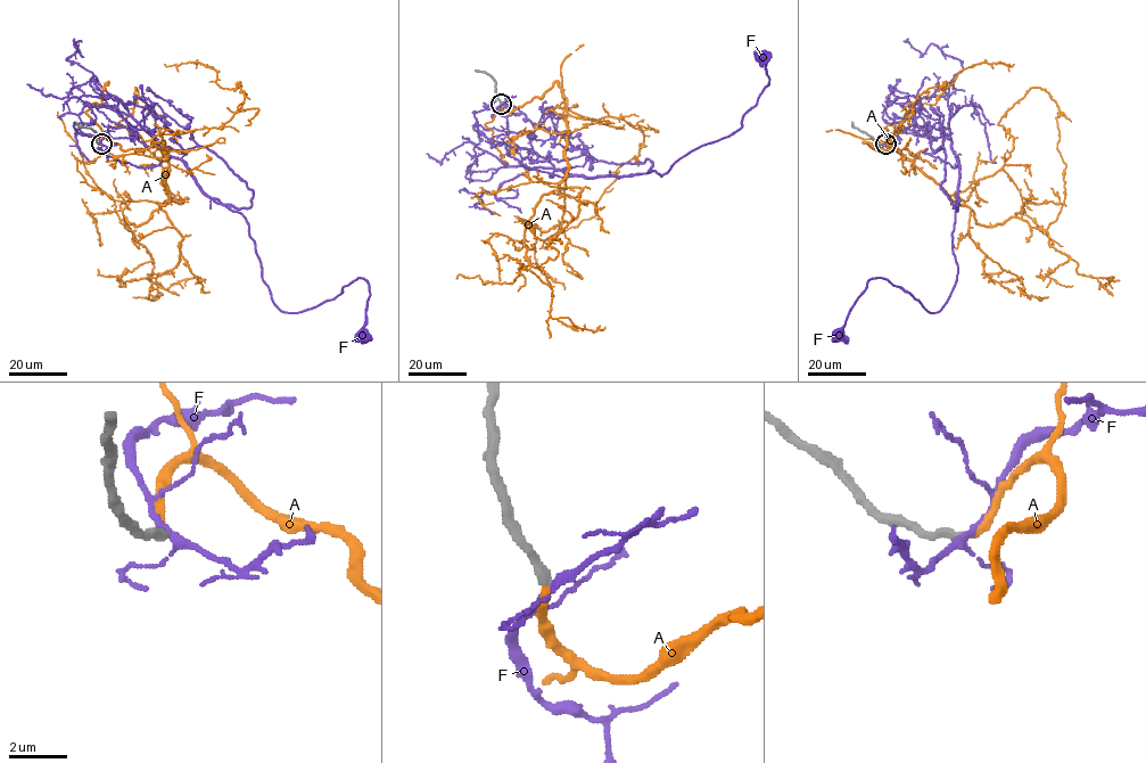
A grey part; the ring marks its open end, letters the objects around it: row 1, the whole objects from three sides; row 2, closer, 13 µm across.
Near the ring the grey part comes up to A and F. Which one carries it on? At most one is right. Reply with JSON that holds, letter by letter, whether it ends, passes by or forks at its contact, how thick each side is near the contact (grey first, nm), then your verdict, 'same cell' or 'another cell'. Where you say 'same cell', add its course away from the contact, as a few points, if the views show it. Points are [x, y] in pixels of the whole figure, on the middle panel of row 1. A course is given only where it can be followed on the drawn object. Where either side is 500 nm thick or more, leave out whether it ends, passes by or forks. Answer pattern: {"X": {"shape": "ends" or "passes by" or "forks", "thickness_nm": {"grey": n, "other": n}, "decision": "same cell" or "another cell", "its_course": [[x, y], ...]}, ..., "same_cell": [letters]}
{"A": {"shape": "ends", "thickness_nm": {"grey": 320, "other": 280}, "decision": "same cell", "its_course": [[501, 103], [513, 111], [557, 81], [562, 91], [568, 170], [524, 246], [552, 318], [606, 327]]}, "F": {"shape": "forks", "thickness_nm": {"grey": 320, "other": 240}, "decision": "another cell"}, "same_cell": ["A"]}

